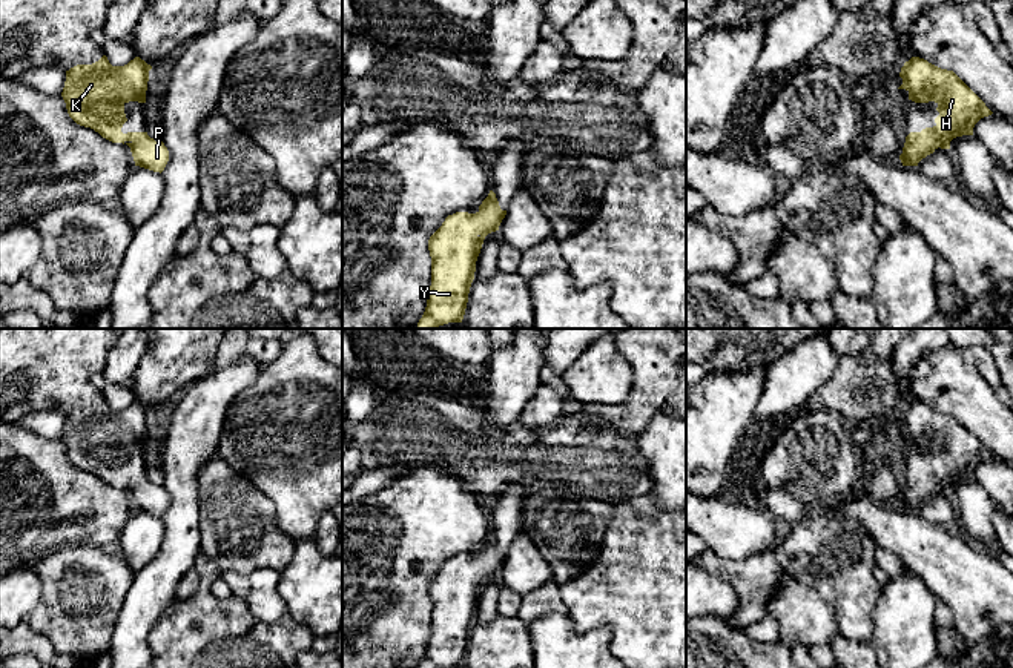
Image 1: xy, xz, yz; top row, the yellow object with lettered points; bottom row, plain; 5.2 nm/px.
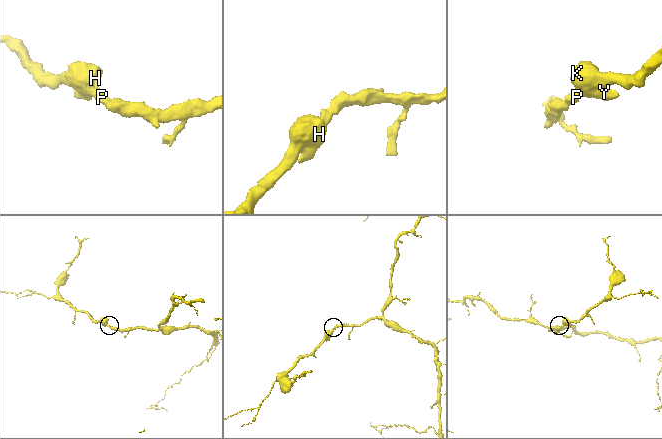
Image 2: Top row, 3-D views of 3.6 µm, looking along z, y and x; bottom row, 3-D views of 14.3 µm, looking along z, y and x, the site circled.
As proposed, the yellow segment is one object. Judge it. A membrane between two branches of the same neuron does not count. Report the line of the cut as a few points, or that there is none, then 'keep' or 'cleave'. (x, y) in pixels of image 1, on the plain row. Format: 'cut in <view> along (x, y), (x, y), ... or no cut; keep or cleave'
no cut; keep

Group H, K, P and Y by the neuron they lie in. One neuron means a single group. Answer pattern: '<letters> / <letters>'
H K P Y

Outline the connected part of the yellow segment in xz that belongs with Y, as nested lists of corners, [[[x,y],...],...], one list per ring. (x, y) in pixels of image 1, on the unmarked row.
[[[490,534],[476,557],[448,559],[430,580],[431,630],[417,668],[462,666],[483,584],[499,574],[505,559]]]

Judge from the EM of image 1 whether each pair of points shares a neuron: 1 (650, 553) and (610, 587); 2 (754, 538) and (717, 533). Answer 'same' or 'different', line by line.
1: same
2: same

